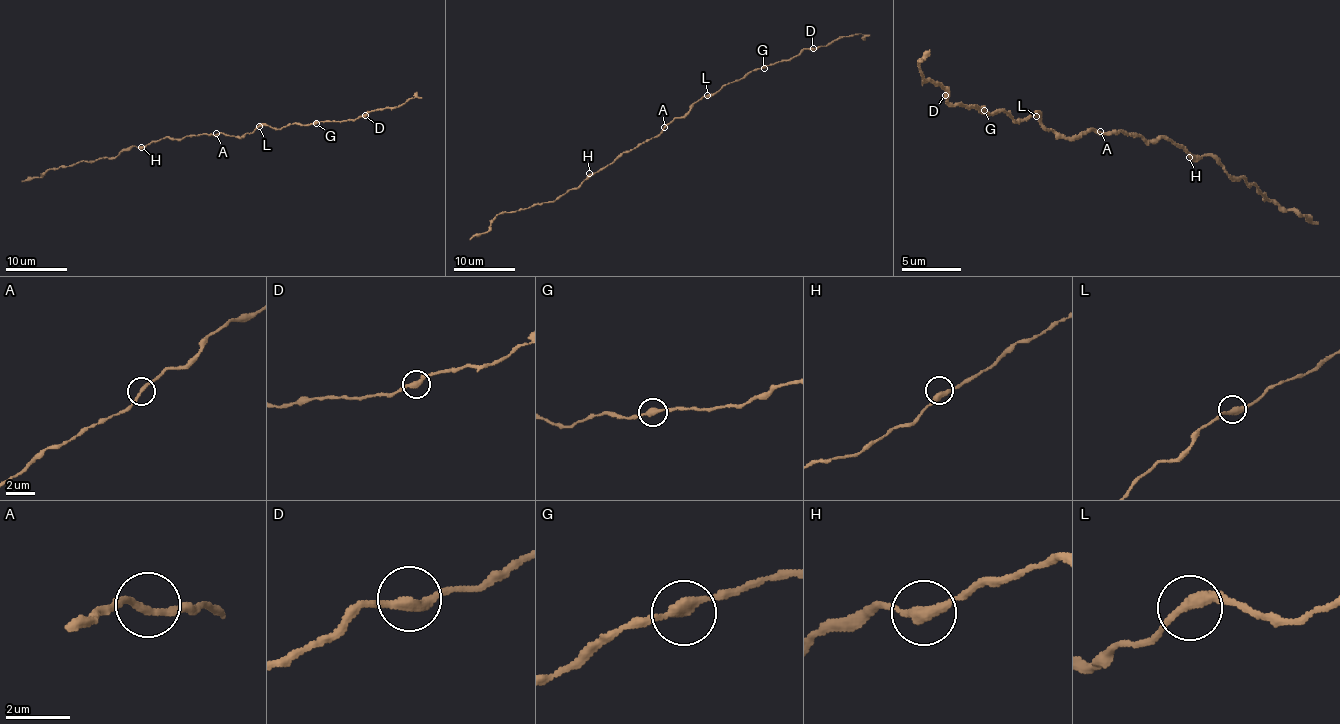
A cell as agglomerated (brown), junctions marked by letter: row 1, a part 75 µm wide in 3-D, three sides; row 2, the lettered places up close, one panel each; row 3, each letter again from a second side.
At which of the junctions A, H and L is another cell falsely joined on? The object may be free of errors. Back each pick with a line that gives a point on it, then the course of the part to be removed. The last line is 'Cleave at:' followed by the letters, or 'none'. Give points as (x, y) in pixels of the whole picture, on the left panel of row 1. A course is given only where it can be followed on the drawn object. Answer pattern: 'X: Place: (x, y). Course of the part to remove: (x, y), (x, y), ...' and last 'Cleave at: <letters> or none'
Cleave at: none

